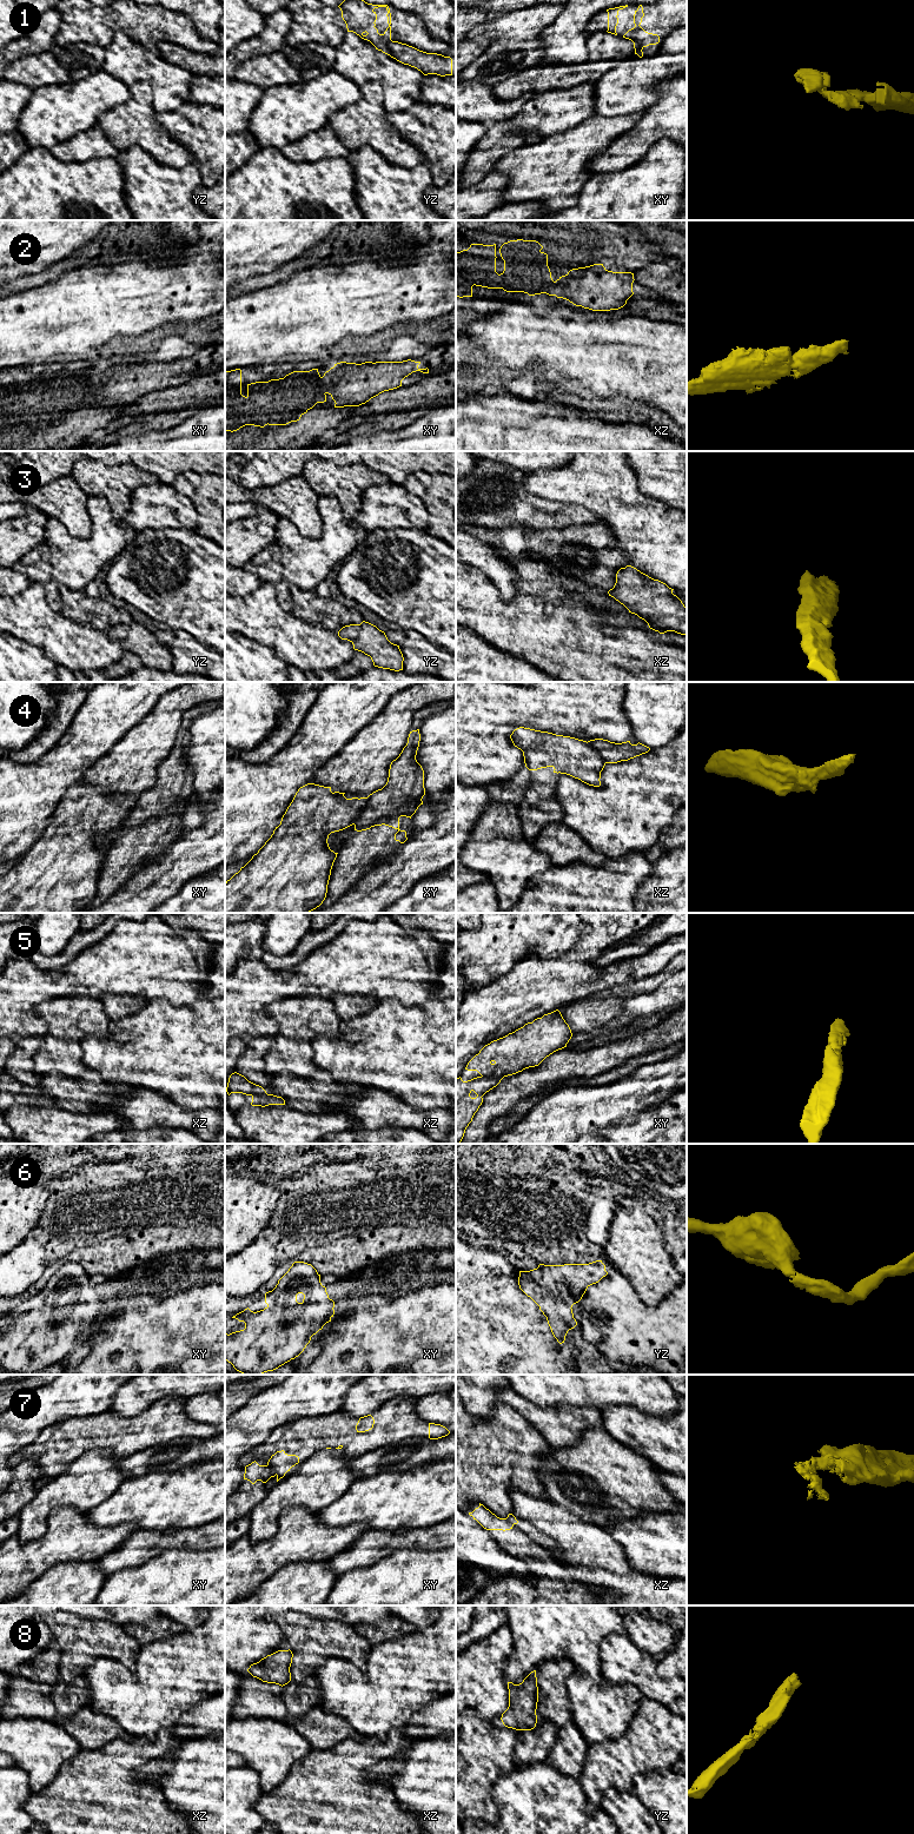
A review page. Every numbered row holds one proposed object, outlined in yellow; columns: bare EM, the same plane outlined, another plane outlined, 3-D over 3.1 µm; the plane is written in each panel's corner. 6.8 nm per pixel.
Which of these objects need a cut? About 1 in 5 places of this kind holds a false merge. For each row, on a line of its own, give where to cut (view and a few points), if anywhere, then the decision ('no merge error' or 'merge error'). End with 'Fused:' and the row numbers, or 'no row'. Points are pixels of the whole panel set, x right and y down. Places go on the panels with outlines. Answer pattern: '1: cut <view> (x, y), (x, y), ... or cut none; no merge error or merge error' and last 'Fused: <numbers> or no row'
1: cut yz (391, 40), (389, 54); merge error
2: cut none; no merge error
3: cut none; no merge error
4: cut xy (366, 798), (366, 805), (352, 823); merge error
5: cut none; no merge error
6: cut none; no merge error
7: cut xy (267, 1464), (276, 1474); merge error
8: cut none; no merge error
Fused: 1, 4, 7

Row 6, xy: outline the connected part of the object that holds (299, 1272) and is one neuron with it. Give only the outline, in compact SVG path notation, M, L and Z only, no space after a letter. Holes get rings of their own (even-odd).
M304 1262L292 1264L276 1287L265 1293L265 1303L267 1306L264 1310L253 1312L247 1307L233 1316L232 1318L245 1323L245 1329L230 1335L225 1333L225 1359L243 1375L263 1375L294 1359L304 1351L311 1337L331 1322L335 1315L335 1302L329 1298L326 1287L322 1285L320 1274L311 1264Z

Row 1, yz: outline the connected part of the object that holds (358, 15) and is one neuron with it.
M344 0L339 6L342 18L346 24L347 32L353 32L362 39L370 41L376 49L390 55L389 44L391 40L391 13L388 5L372 5L364 0ZM385 7L388 11L389 27L383 34L378 33L376 26L377 14L373 11Z

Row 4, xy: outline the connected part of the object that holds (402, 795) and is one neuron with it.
M419 729L410 731L406 746L390 764L386 784L366 797L366 807L355 820L355 830L385 825L398 830L396 841L408 840L406 832L399 829L399 817L411 819L425 795L424 770L416 760L419 741Z

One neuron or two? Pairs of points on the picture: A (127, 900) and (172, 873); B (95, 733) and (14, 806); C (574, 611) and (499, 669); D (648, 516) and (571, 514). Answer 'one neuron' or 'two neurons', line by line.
A: one neuron
B: one neuron
C: two neurons
D: two neurons

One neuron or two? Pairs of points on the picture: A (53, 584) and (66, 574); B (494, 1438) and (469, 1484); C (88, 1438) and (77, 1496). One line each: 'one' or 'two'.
A: two
B: one
C: two

